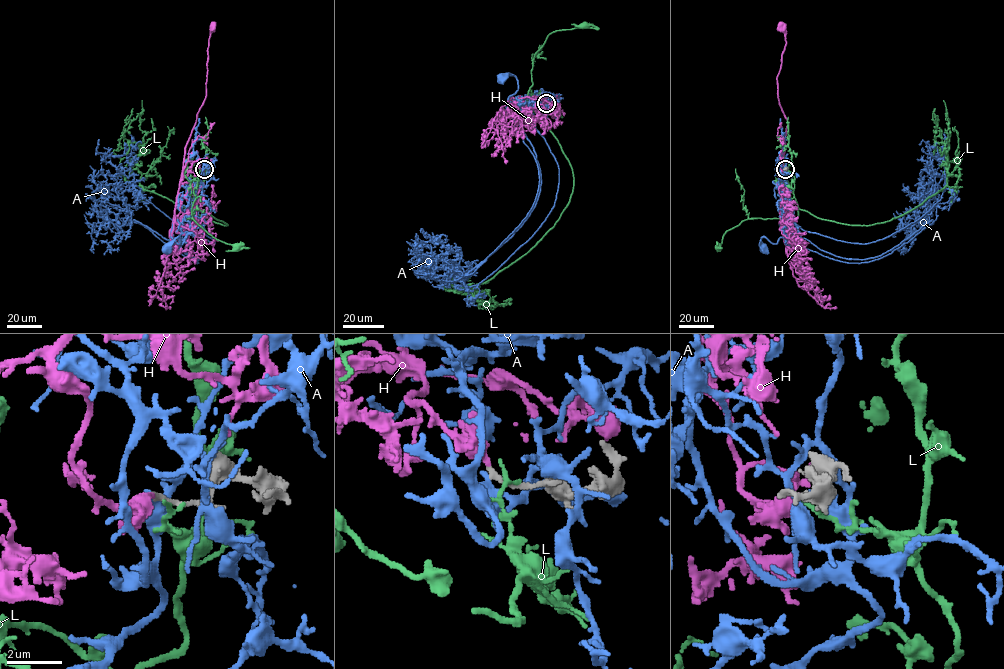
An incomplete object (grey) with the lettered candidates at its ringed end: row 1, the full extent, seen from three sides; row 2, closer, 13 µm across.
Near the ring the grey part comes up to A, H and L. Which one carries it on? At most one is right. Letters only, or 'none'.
H

